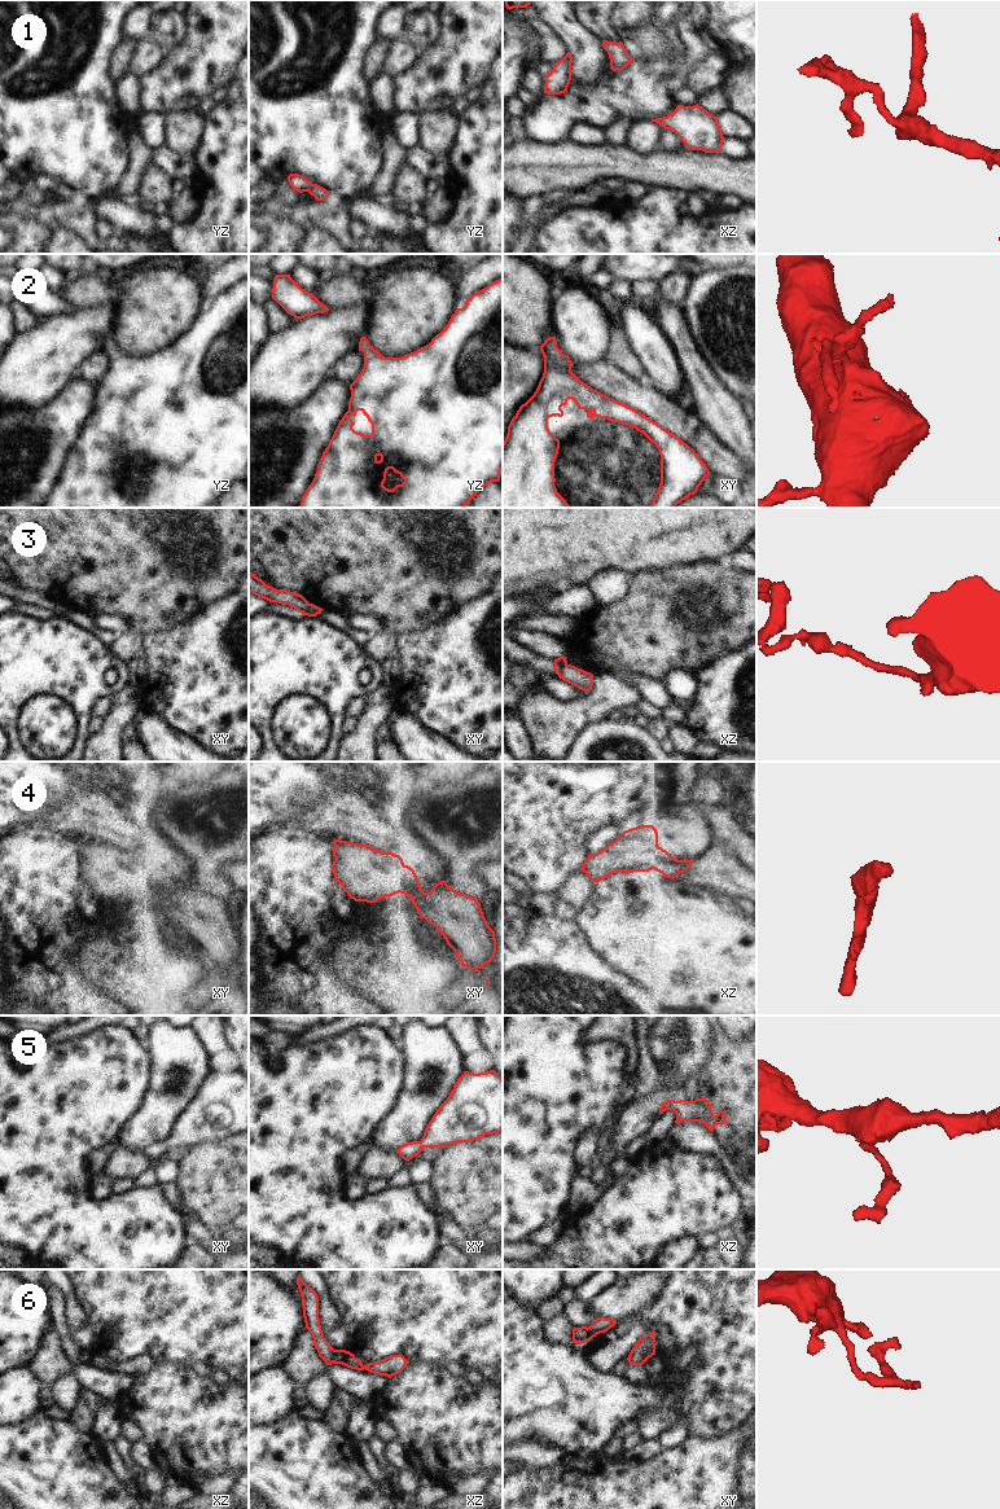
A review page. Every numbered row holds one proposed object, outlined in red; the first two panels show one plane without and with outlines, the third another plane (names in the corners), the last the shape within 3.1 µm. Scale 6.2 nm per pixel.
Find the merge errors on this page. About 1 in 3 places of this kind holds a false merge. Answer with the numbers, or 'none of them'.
6

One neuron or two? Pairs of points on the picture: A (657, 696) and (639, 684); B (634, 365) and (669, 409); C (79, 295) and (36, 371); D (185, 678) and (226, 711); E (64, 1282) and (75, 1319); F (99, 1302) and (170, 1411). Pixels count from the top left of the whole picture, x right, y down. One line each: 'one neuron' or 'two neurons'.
A: one neuron
B: two neurons
C: two neurons
D: one neuron
E: one neuron
F: two neurons

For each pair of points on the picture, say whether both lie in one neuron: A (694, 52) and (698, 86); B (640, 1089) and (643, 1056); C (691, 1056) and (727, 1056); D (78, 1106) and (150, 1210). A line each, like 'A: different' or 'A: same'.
A: different
B: same
C: different
D: same

